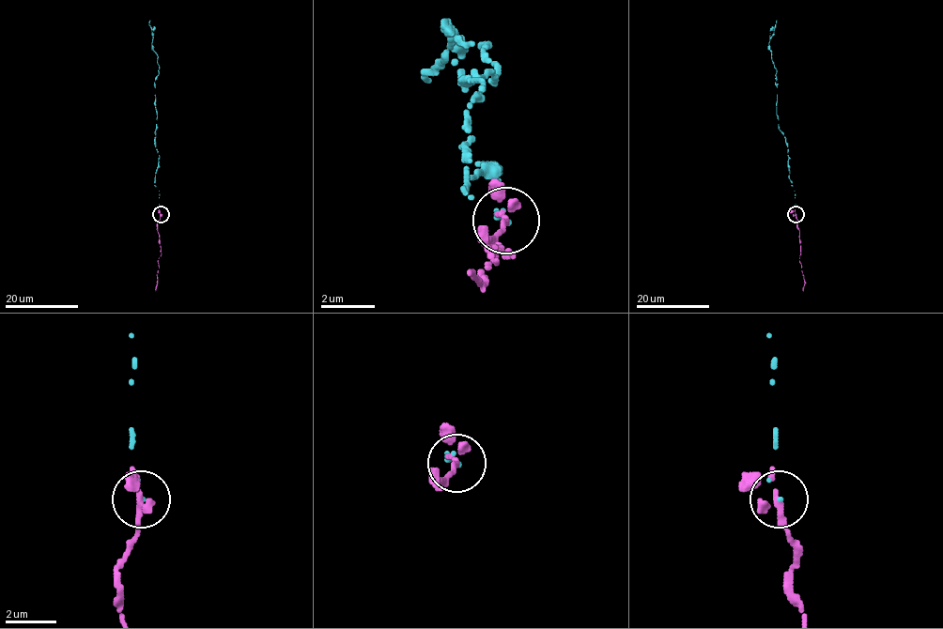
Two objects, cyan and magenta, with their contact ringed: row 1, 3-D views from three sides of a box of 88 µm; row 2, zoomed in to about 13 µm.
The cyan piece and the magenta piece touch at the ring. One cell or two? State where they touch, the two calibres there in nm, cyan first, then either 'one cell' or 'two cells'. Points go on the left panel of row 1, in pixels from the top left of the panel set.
at (161, 214); 110 nm thick on the cyan side, 380 nm on the other; one cell

